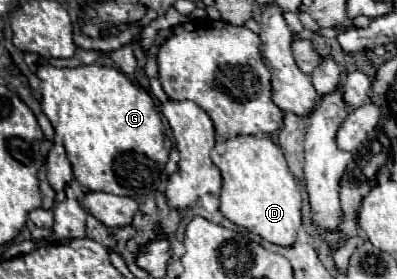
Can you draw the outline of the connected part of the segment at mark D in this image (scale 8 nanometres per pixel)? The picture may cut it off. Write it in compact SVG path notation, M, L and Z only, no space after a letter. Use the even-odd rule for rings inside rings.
M237 135L217 143L211 151L211 161L219 167L223 177L221 213L229 221L275 245L287 247L295 241L295 233L301 225L301 189L277 143L269 137Z

